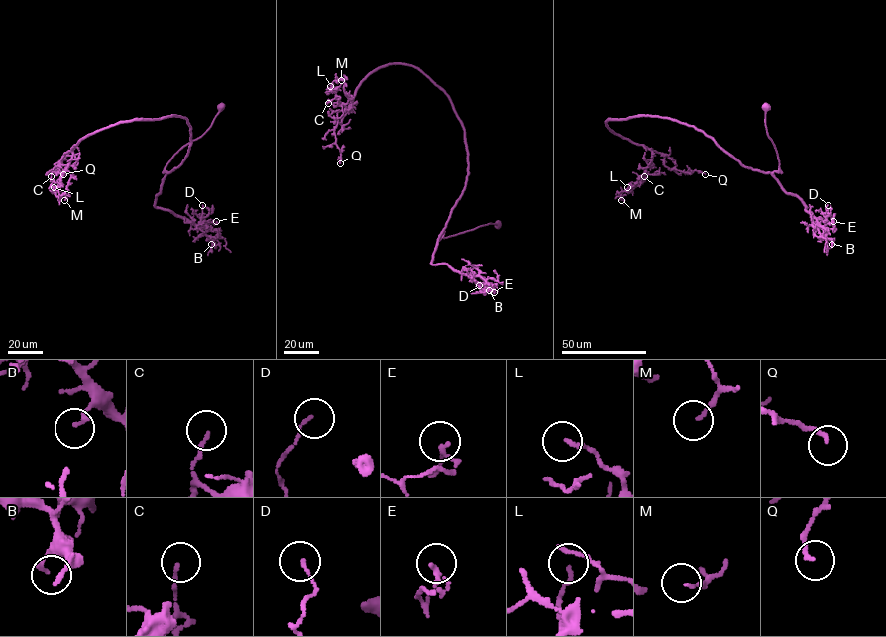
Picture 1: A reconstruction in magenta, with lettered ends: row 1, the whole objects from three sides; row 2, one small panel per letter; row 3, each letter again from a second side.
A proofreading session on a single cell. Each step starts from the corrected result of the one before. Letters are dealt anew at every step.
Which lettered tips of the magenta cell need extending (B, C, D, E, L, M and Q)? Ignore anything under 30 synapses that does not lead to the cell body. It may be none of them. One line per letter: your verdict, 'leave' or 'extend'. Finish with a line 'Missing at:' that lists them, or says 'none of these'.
B: leave
C: leave
D: leave
E: leave
L: leave
M: leave
Q: leave
Missing at: none of these

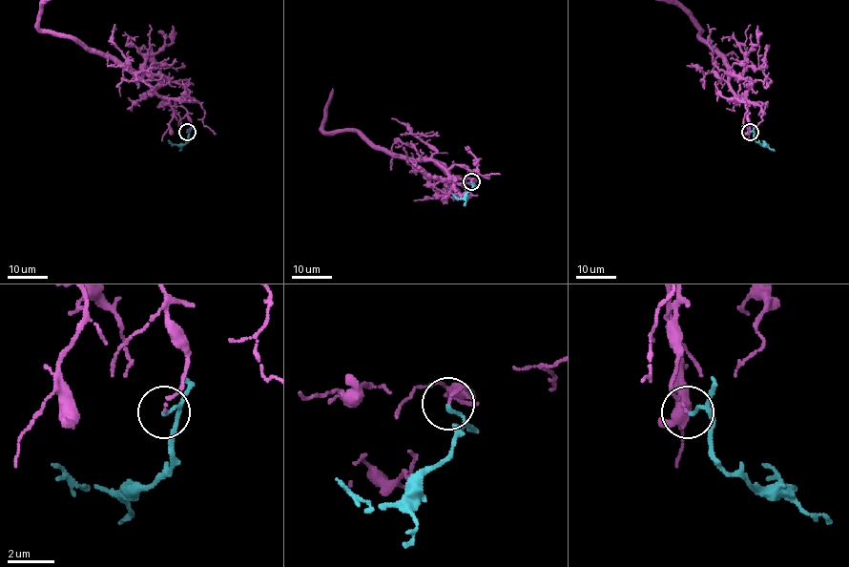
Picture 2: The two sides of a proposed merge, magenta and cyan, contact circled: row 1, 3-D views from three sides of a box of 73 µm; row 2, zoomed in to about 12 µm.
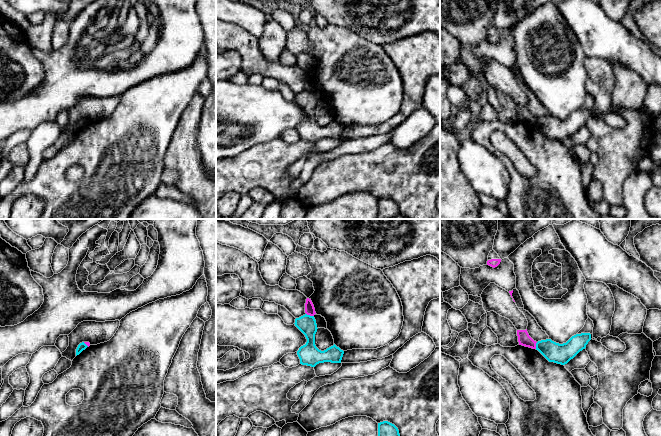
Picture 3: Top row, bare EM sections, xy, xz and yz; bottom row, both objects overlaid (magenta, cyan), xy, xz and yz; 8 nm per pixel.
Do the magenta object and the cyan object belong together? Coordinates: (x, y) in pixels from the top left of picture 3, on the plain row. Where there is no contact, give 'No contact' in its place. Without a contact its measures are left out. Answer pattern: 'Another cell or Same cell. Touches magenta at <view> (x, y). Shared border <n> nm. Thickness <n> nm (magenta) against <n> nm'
Another cell. Touches magenta at xz (310, 91). Shared border 70 nm. Thickness 80 nm (magenta) against 150 nm

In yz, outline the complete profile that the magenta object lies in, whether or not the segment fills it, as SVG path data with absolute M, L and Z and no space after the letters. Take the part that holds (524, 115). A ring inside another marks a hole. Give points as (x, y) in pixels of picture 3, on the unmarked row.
M517 106L519 121L536 125L536 117L534 117L528 110L526 106Z

